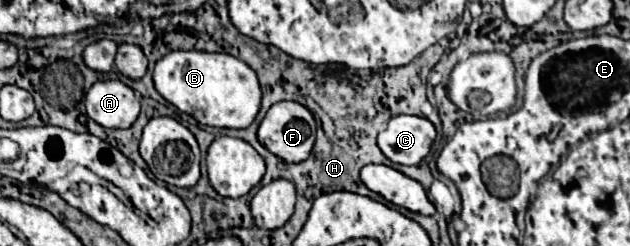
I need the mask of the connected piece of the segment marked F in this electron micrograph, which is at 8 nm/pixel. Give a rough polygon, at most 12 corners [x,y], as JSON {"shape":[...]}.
{"shape":[[299,102],[269,108],[259,142],[285,162],[303,162],[315,118]]}

